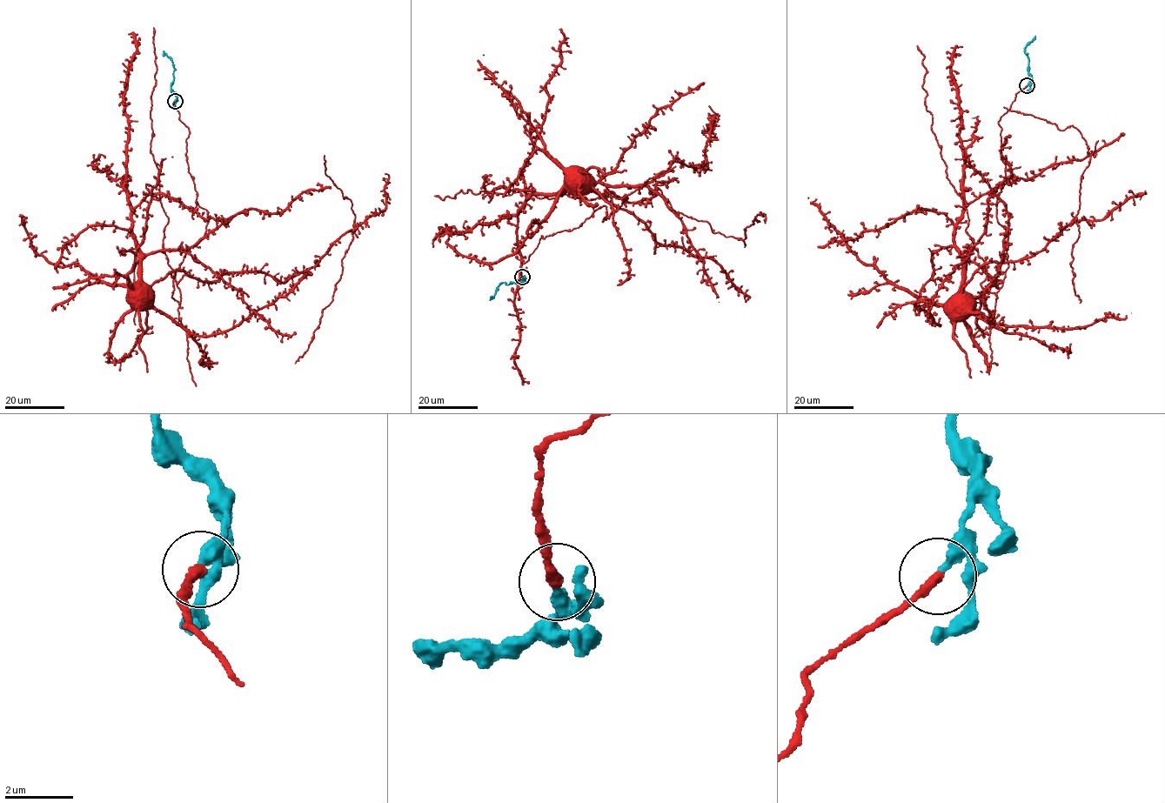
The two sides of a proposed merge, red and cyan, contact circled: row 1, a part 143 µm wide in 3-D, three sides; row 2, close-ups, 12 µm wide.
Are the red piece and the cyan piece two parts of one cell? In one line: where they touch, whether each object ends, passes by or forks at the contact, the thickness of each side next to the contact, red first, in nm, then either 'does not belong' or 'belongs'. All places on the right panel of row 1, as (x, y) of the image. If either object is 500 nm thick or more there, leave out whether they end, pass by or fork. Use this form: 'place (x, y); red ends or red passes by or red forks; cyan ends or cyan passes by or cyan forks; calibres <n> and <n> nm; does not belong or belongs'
place (1027, 85); red ends; cyan ends; calibres 280 and 300 nm; does not belong

